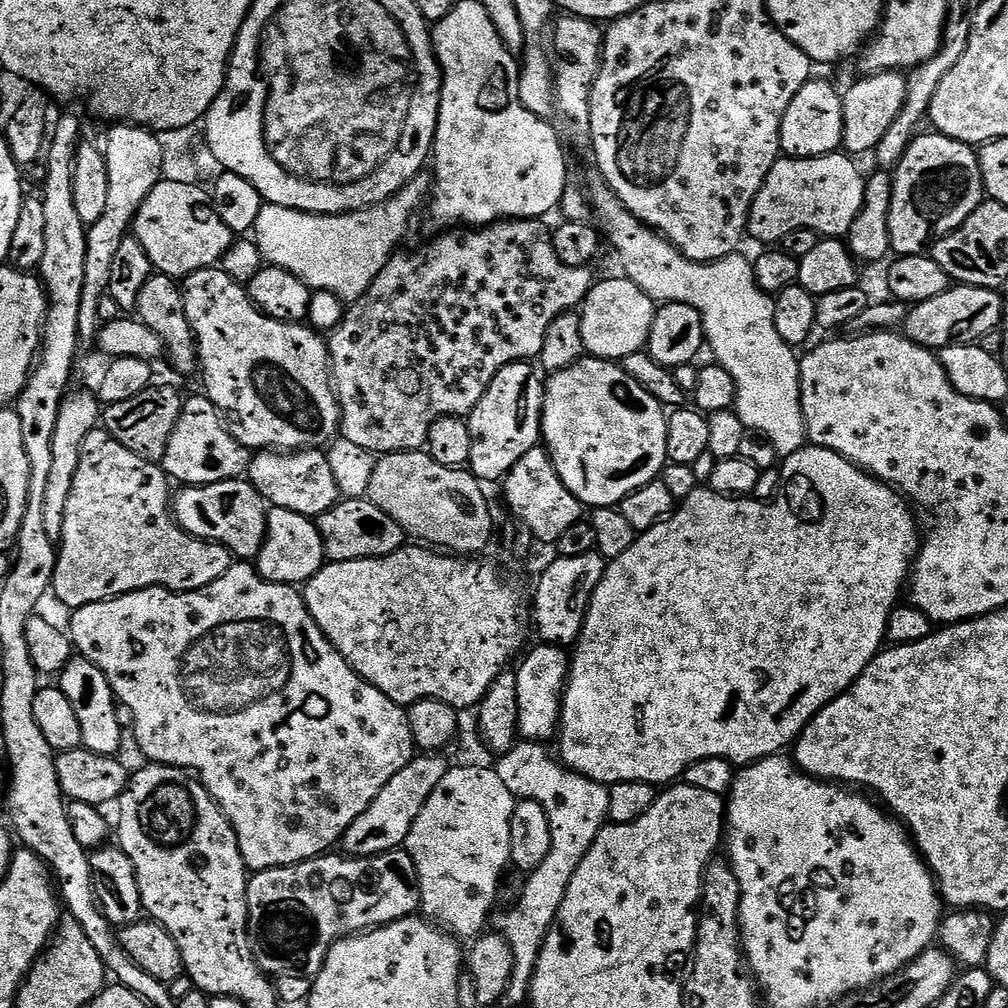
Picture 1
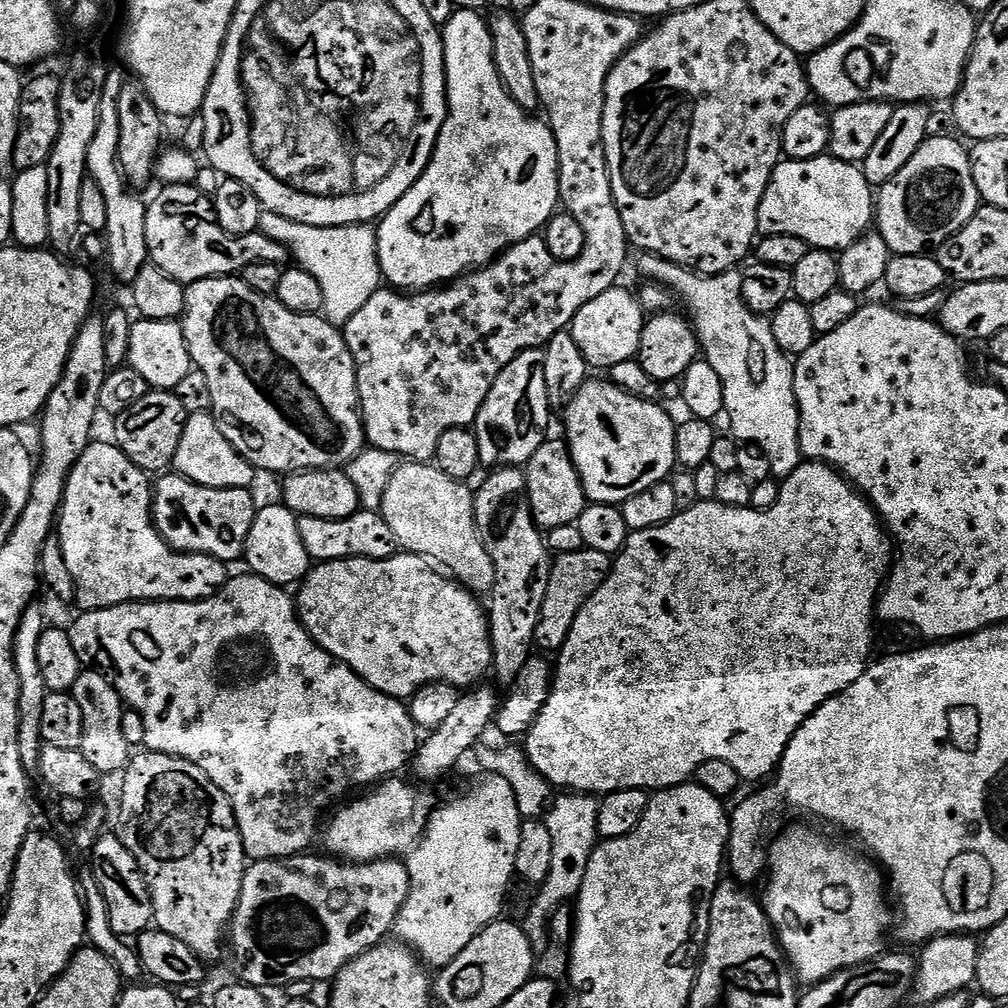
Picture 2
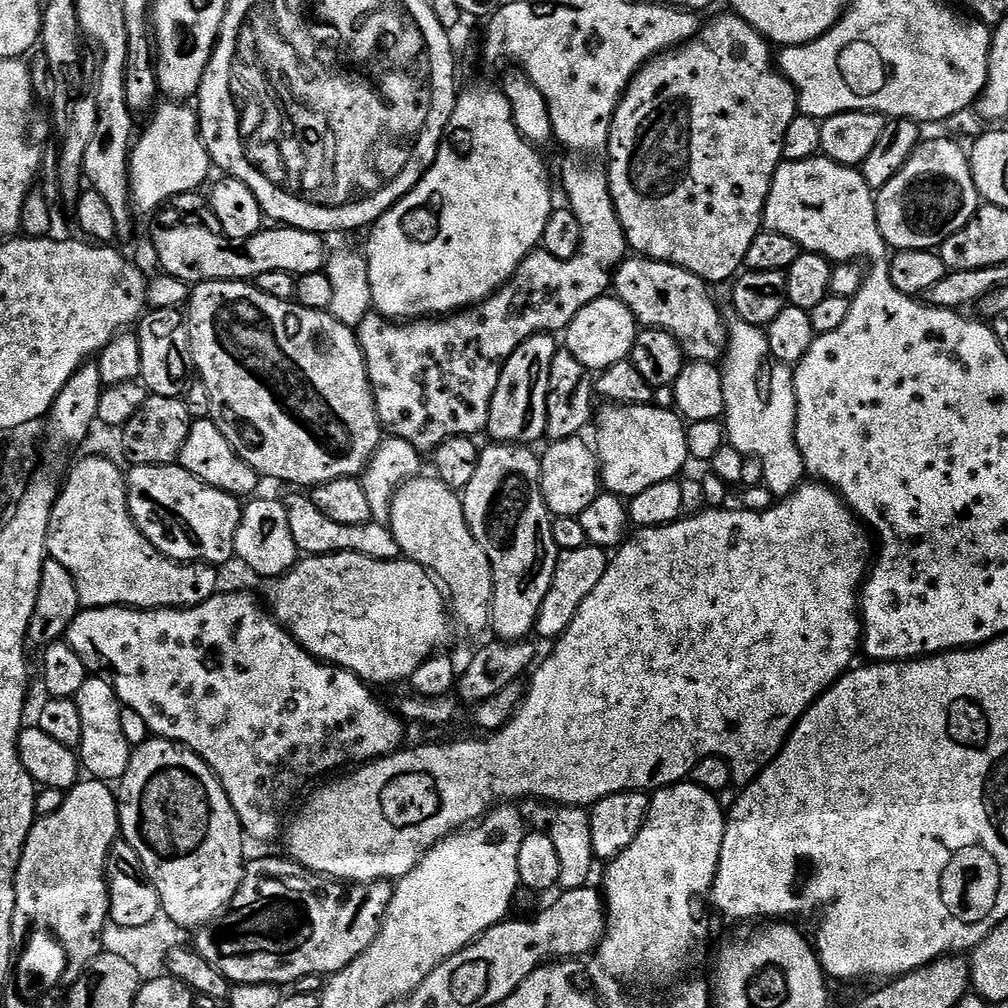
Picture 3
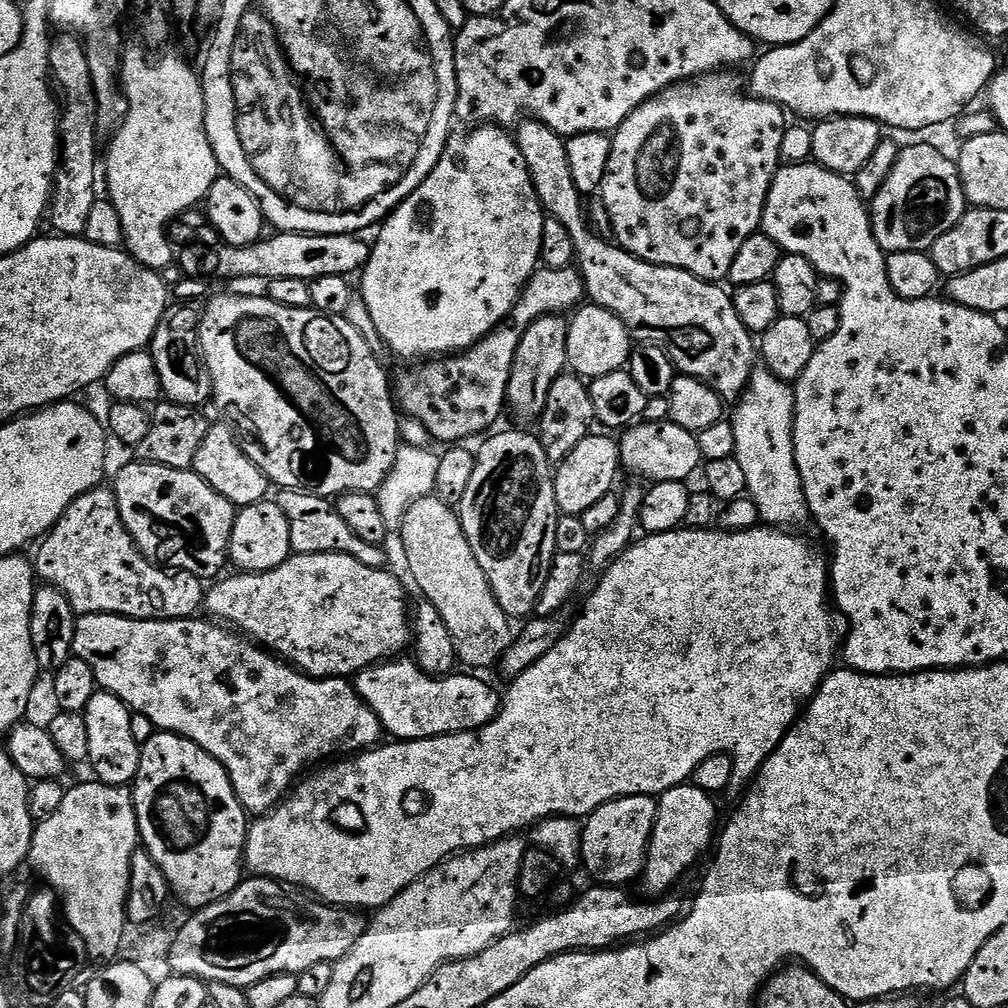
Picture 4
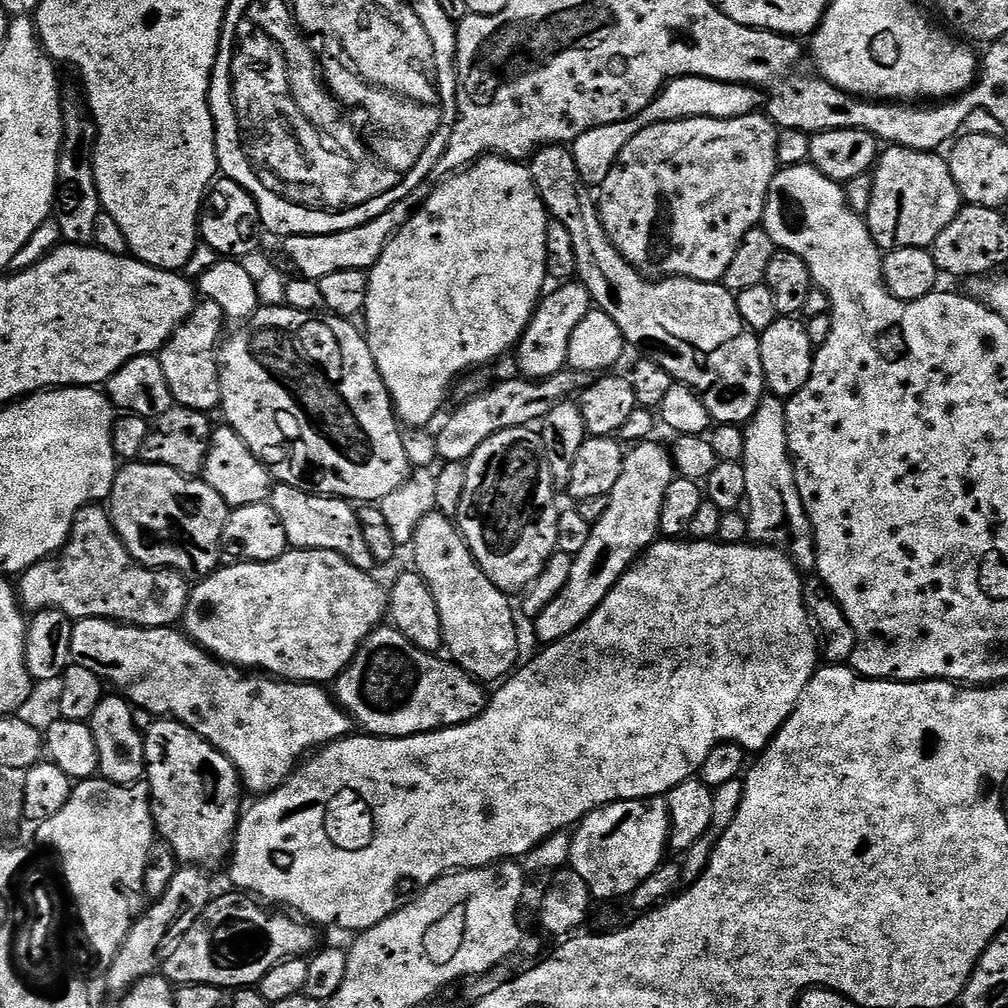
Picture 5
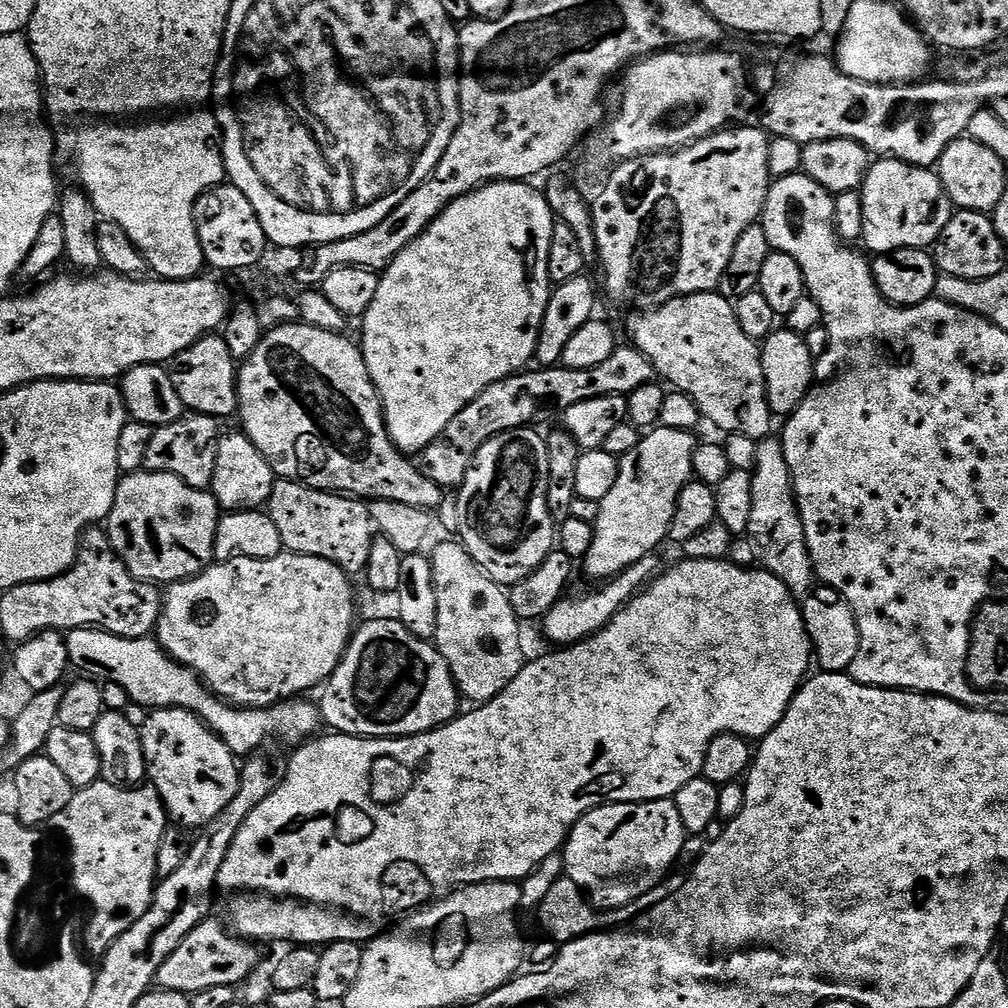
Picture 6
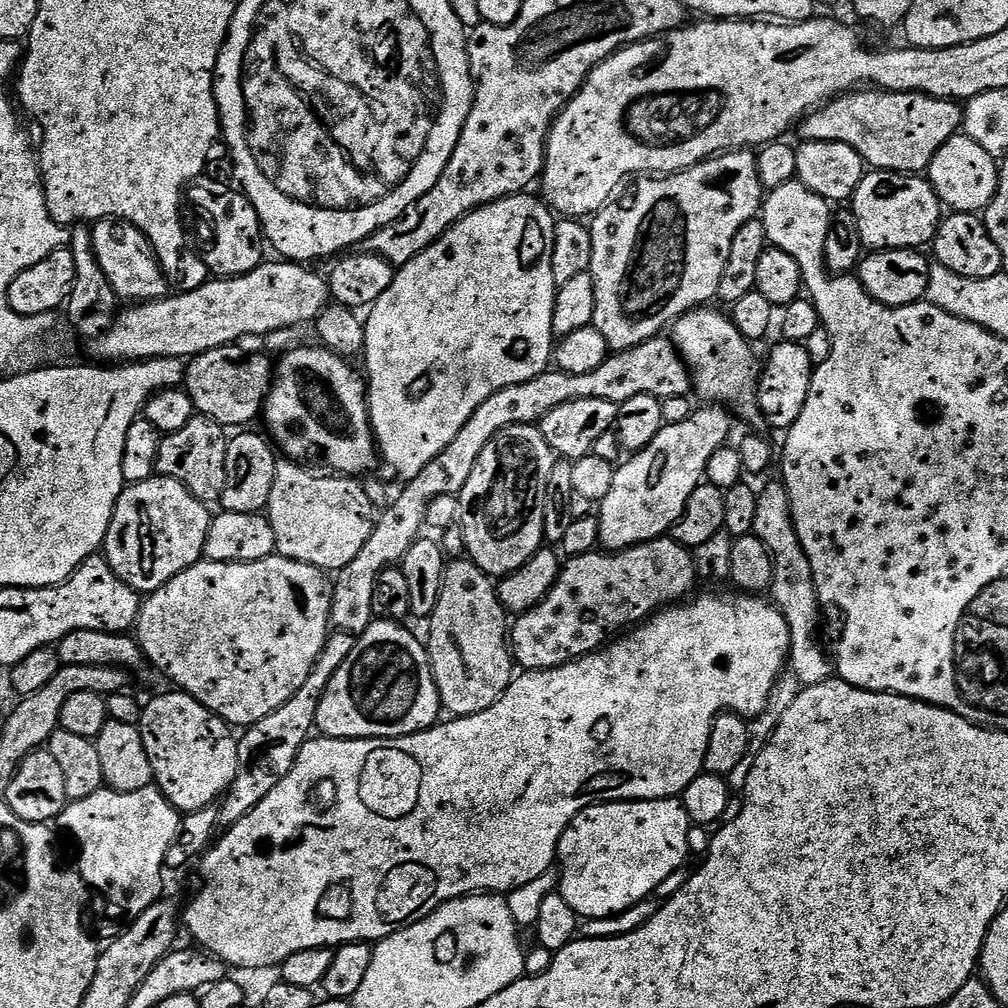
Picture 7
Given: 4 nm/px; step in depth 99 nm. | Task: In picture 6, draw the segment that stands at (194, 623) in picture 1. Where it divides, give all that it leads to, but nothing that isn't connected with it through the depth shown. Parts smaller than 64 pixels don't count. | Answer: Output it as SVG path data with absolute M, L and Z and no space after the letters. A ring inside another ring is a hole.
M74 628L67 633L68 638L68 662L77 673L88 678L95 678L100 682L117 683L128 695L128 700L141 704L147 710L158 708L185 708L196 716L199 716L217 736L226 742L226 746L238 758L247 758L263 744L280 741L285 745L299 746L309 738L315 737L322 728L322 717L320 709L315 703L307 704L304 698L289 698L279 704L274 704L270 708L238 708L228 701L220 699L204 685L203 680L194 670L190 670L184 664L169 656L160 645L160 641L155 638L145 638L143 640L131 640L115 636L109 632L104 632L101 628Z

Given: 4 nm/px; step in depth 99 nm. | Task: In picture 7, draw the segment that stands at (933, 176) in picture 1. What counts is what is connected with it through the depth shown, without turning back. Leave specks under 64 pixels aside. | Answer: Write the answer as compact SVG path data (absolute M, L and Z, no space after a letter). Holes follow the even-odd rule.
M869 171L852 195L850 210L858 218L858 234L862 234L865 249L874 252L884 252L888 248L923 249L935 240L936 229L940 227L942 219L942 205L931 182L923 175L907 172Z

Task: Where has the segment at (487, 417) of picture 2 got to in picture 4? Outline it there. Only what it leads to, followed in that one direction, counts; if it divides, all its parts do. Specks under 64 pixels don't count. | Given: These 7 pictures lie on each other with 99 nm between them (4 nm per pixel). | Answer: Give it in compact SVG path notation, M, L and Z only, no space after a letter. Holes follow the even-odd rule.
M563 315L539 316L532 325L523 329L520 345L512 359L512 377L508 383L506 401L510 412L520 420L539 421L550 394L550 386L565 371L568 363L568 320Z

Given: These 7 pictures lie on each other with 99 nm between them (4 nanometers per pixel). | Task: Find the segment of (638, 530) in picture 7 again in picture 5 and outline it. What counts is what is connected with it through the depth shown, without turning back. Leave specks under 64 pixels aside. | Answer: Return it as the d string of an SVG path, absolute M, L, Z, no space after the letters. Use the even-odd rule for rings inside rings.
M637 443L631 449L633 452L629 451L625 455L622 474L618 474L618 482L614 482L614 490L608 496L608 505L602 518L598 518L598 522L592 525L592 533L585 548L578 555L572 557L570 578L566 578L566 586L562 586L558 598L554 598L554 602L550 602L544 607L542 614L534 617L536 636L541 640L541 645L557 644L562 638L566 638L574 630L578 630L578 626L586 623L590 614L594 614L594 610L606 598L608 591L624 577L625 572L633 564L637 563L638 557L657 543L662 502L666 490L674 479L674 460L669 449L667 452L662 445L652 443Z

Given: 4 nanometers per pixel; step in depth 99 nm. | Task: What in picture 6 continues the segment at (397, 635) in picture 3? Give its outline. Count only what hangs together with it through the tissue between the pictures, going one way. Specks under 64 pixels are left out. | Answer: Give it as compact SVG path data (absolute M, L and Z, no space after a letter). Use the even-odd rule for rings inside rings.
M287 550L274 558L266 558L265 560L255 560L245 556L236 556L233 560L222 560L213 563L207 570L199 572L191 580L179 581L167 589L160 609L160 622L156 625L154 636L160 641L160 645L164 647L164 651L169 656L190 670L197 672L204 685L220 699L226 700L238 708L270 708L272 705L279 704L289 698L308 694L304 692L310 691L311 688L317 687L316 689L319 689L340 664L340 659L343 658L358 624L358 619L356 620L356 592L348 580L351 580L349 573L326 558L303 556Z

